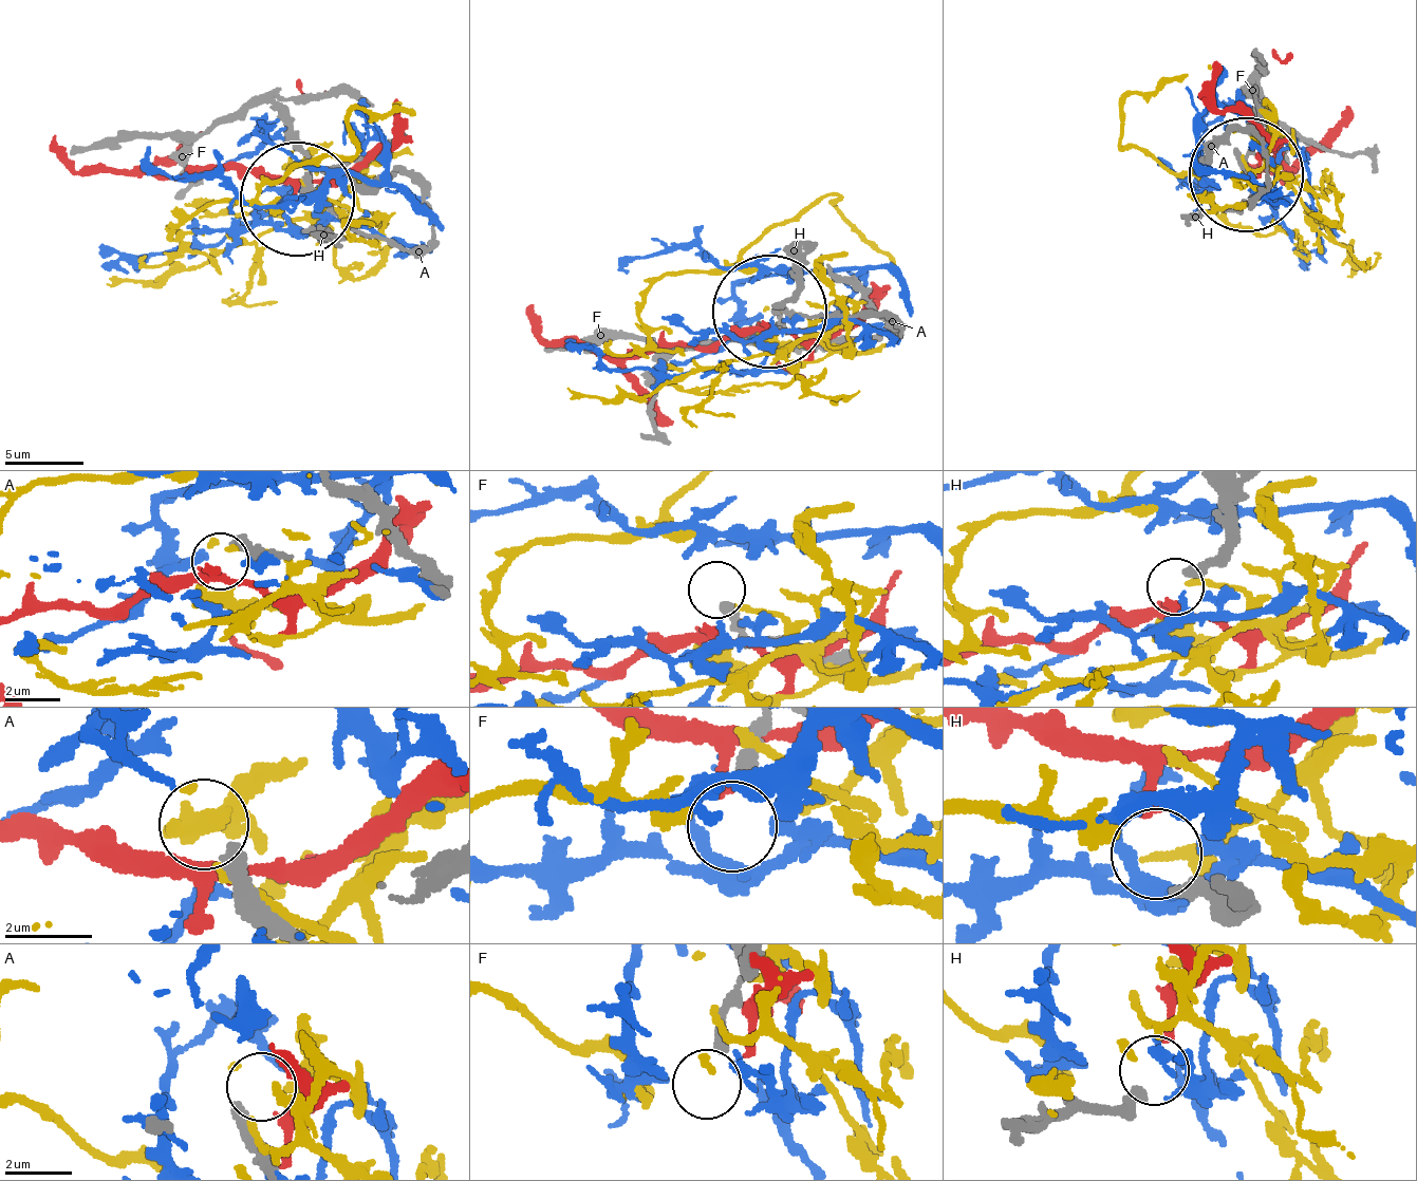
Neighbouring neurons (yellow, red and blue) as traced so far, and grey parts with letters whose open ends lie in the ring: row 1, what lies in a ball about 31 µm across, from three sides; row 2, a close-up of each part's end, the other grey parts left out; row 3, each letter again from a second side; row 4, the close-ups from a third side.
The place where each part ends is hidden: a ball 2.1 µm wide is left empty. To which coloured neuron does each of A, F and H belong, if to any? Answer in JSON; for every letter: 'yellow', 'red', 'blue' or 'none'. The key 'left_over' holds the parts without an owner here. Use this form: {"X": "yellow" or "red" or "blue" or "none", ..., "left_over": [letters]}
{"A": "none", "F": "none", "H": "red", "left_over": ["A", "F"]}

